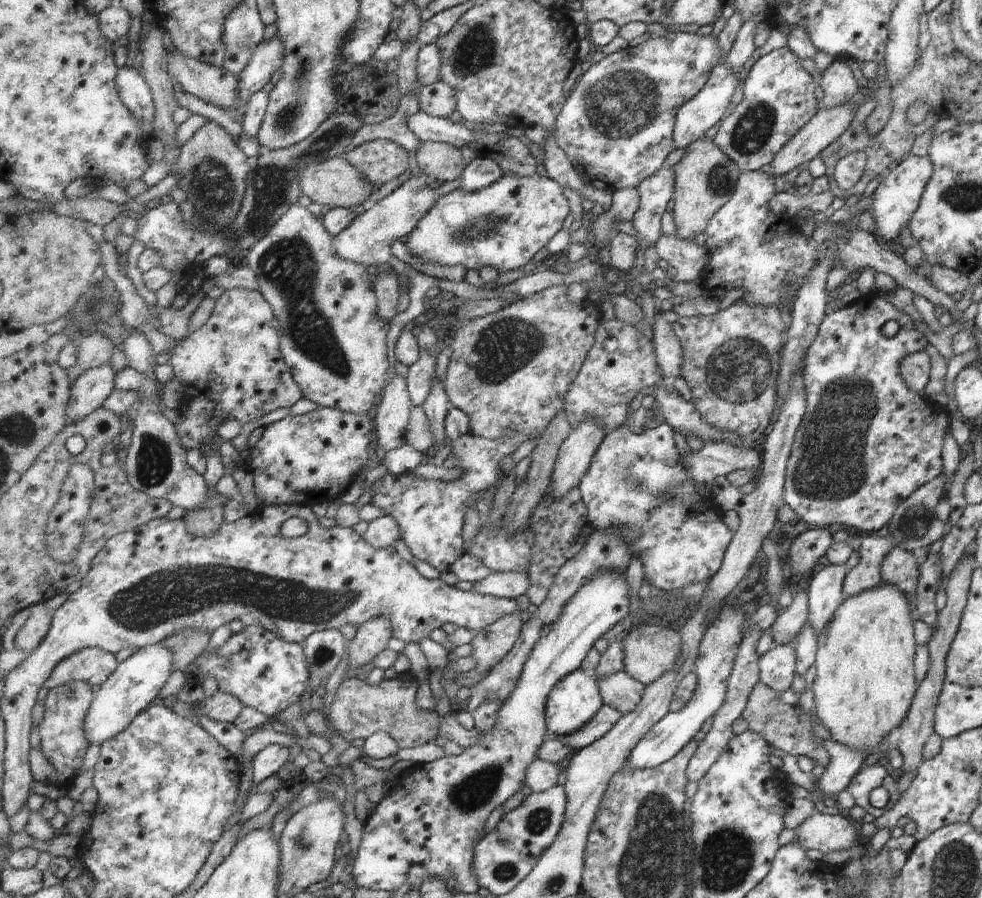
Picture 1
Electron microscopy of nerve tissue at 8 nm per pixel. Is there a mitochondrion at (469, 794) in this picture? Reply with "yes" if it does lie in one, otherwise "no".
yes

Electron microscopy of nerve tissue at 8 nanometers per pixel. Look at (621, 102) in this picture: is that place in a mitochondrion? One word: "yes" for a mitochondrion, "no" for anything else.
yes

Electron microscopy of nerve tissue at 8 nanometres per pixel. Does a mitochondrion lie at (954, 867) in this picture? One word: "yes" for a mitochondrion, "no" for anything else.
yes

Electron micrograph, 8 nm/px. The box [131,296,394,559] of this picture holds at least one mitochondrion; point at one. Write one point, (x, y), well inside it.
(154, 461)

